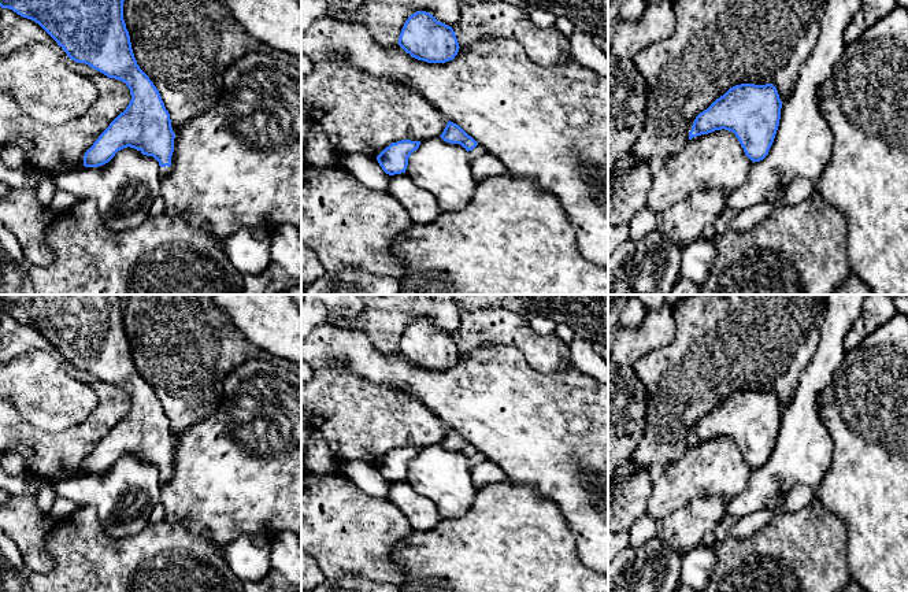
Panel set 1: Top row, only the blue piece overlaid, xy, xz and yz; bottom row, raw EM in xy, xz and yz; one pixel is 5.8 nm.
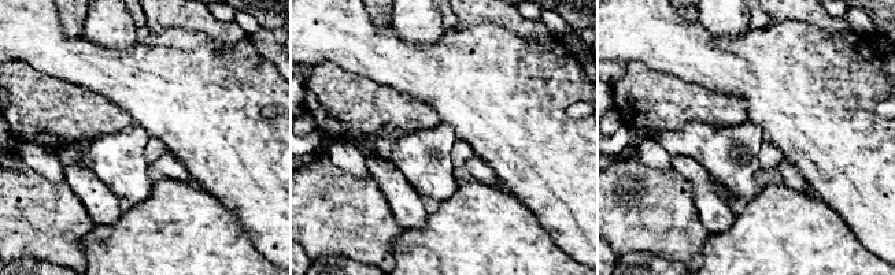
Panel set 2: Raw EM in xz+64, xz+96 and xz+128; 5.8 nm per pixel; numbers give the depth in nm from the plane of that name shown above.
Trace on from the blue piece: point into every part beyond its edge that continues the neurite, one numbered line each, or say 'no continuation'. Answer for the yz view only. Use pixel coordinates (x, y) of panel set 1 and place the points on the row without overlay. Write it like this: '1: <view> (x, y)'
no continuation

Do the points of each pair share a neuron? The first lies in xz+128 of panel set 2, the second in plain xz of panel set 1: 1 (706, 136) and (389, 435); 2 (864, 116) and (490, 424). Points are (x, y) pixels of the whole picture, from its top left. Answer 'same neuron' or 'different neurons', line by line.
1: different neurons
2: same neuron

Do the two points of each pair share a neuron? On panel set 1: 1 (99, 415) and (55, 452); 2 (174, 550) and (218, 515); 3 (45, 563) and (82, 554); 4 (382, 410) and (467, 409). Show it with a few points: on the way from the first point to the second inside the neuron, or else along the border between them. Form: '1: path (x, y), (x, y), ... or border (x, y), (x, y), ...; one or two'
1: path (91, 426), (66, 451); one
2: border (165, 518), (182, 526); two
3: border (51, 529), (45, 547), (52, 568), (32, 573); two
4: border (401, 389), (418, 398), (448, 428); two

